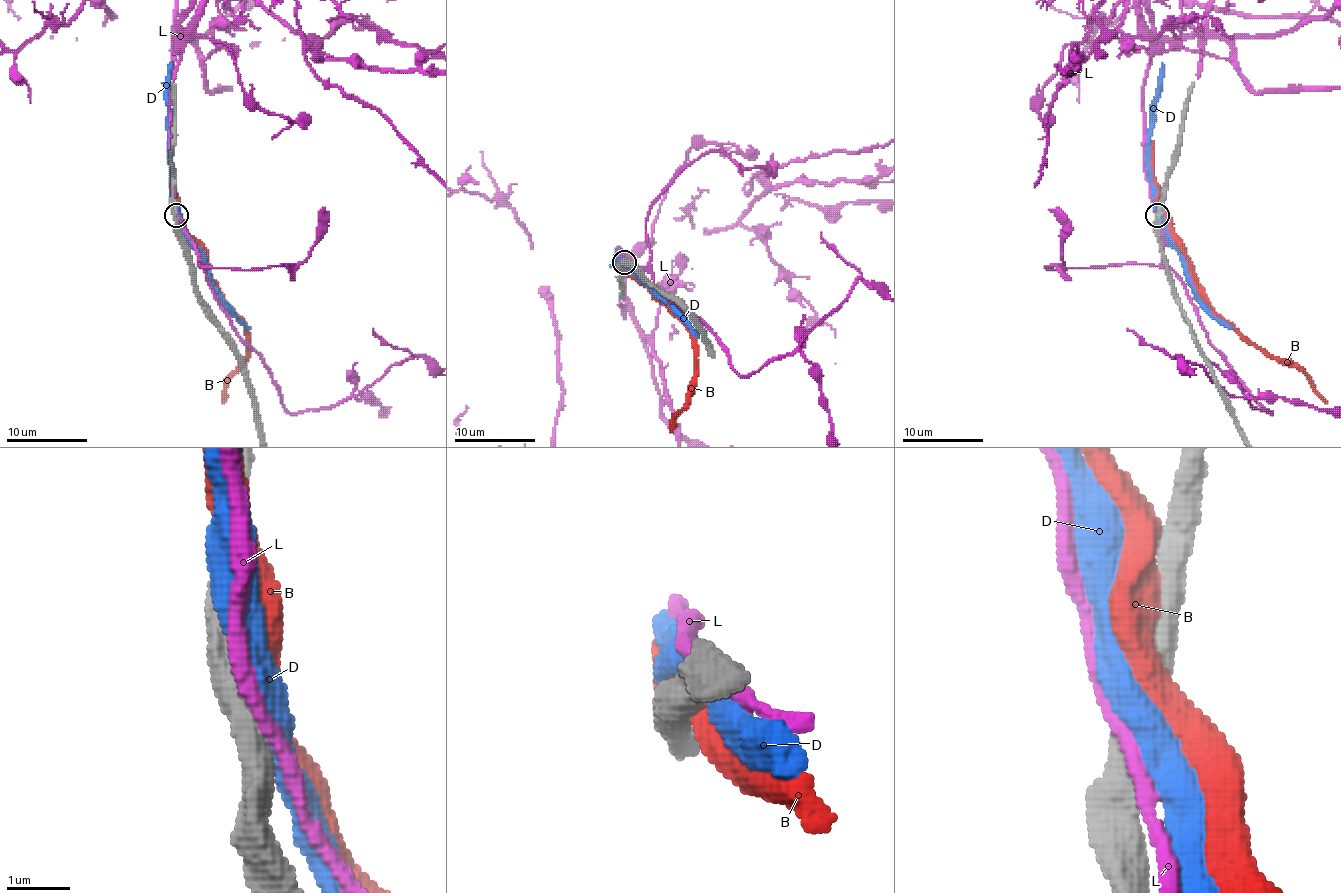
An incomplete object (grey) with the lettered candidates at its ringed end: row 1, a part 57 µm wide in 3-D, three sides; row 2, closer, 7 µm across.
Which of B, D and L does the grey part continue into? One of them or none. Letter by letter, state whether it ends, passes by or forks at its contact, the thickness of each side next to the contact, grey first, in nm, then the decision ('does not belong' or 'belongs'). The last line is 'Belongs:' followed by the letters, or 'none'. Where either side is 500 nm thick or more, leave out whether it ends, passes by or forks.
B: 480/550 nm | does not belong
D: it passes by | 480/460 nm | does not belong
L: it passes by | 460/240 nm | belongs
Belongs: L

